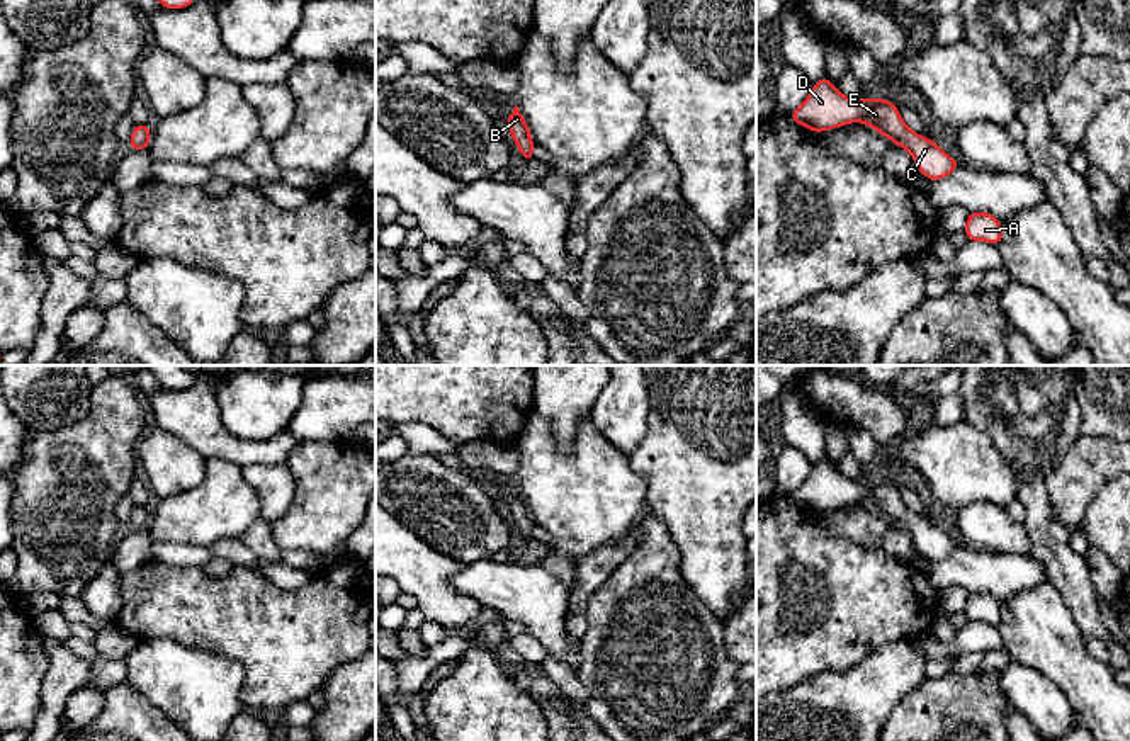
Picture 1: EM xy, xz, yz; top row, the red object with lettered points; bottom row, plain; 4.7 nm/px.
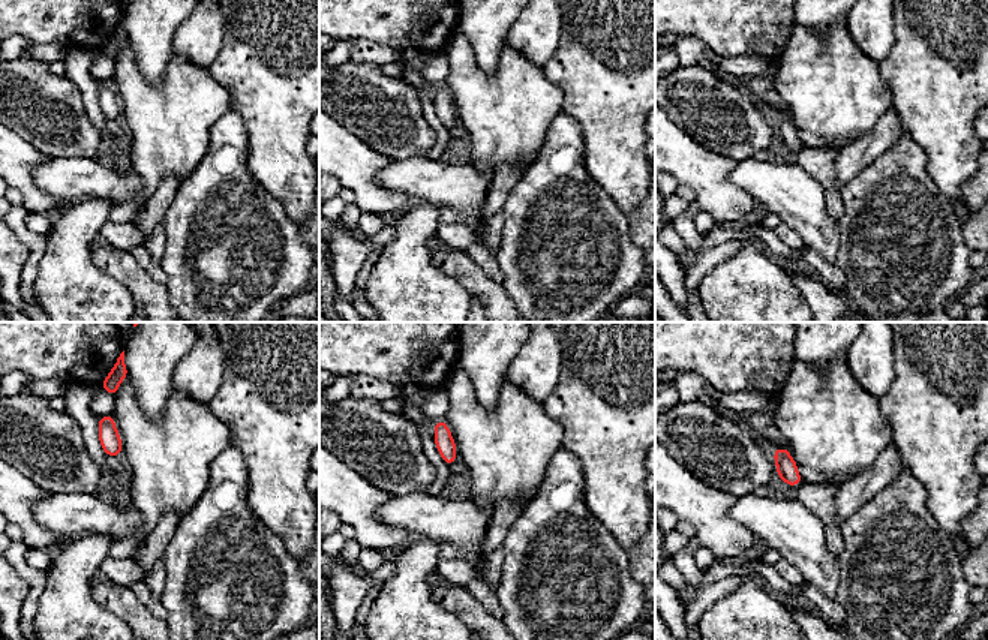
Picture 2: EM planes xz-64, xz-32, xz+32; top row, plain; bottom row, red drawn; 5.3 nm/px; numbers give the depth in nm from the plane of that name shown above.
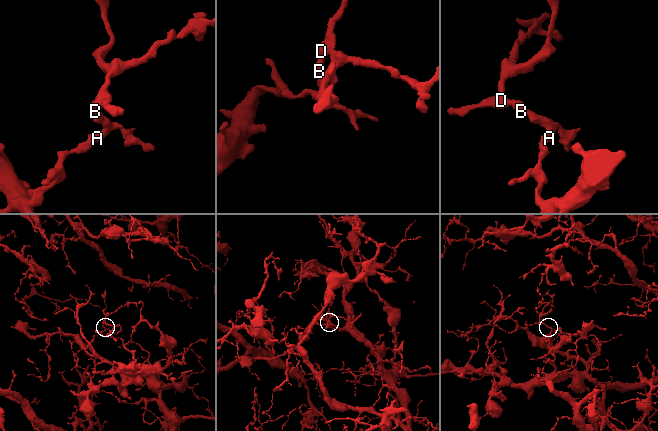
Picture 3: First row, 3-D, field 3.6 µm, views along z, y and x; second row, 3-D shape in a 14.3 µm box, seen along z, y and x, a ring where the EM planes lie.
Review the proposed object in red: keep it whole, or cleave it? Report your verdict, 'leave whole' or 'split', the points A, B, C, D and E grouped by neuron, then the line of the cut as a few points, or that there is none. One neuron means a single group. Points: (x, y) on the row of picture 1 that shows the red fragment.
leave whole; groups A B C D E; cut none

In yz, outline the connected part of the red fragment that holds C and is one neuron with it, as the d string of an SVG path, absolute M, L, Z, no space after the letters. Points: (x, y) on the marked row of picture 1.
M828 75L811 87L807 99L788 116L814 133L863 122L906 148L928 180L950 175L962 161L946 155L935 141L911 131L894 102L885 99L848 99L834 87Z

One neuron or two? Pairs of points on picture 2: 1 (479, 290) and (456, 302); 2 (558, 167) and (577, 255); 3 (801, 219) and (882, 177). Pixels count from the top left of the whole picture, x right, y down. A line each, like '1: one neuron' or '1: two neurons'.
1: two neurons
2: one neuron
3: two neurons

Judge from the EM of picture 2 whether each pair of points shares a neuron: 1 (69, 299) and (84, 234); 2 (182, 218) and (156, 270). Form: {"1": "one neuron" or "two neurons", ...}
{"1": "one neuron", "2": "two neurons"}

